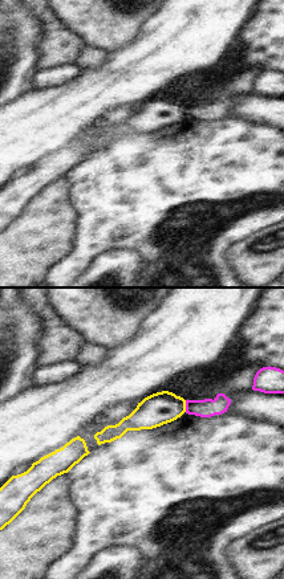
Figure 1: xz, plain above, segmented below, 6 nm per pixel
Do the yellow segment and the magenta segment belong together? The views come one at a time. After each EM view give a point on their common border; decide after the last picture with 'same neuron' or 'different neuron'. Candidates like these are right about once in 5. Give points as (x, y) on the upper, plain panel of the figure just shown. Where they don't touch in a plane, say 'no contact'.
(185, 109)

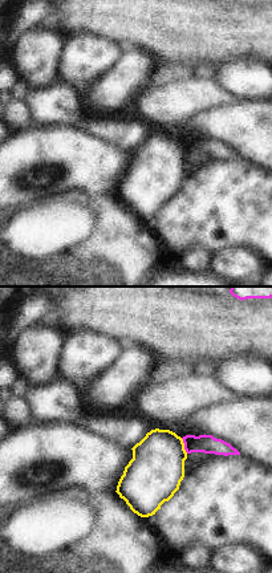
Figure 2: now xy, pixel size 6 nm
(183, 149)

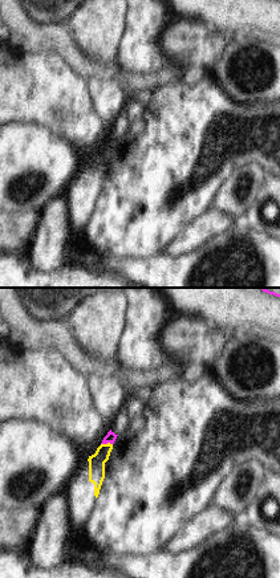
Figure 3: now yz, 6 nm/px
(108, 146)

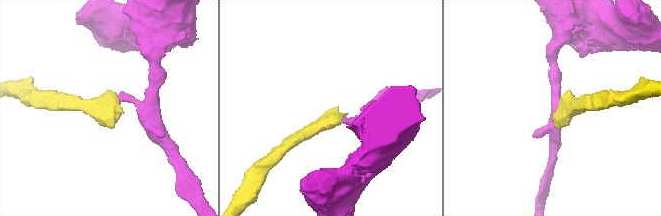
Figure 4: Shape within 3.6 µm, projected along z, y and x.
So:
different neuron

